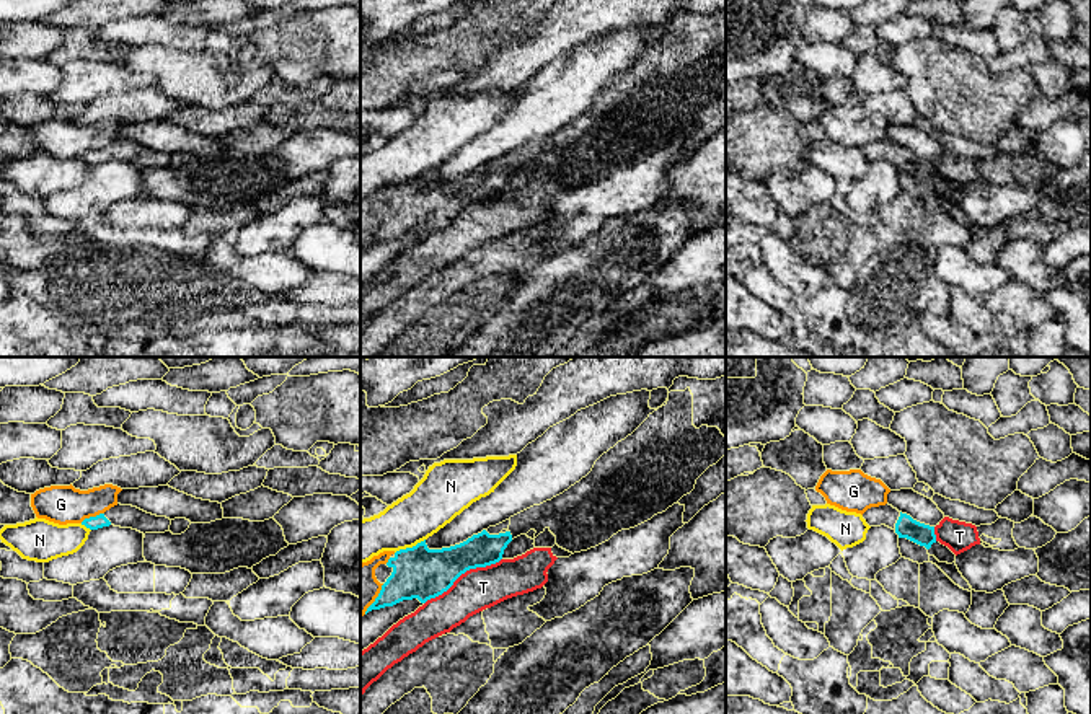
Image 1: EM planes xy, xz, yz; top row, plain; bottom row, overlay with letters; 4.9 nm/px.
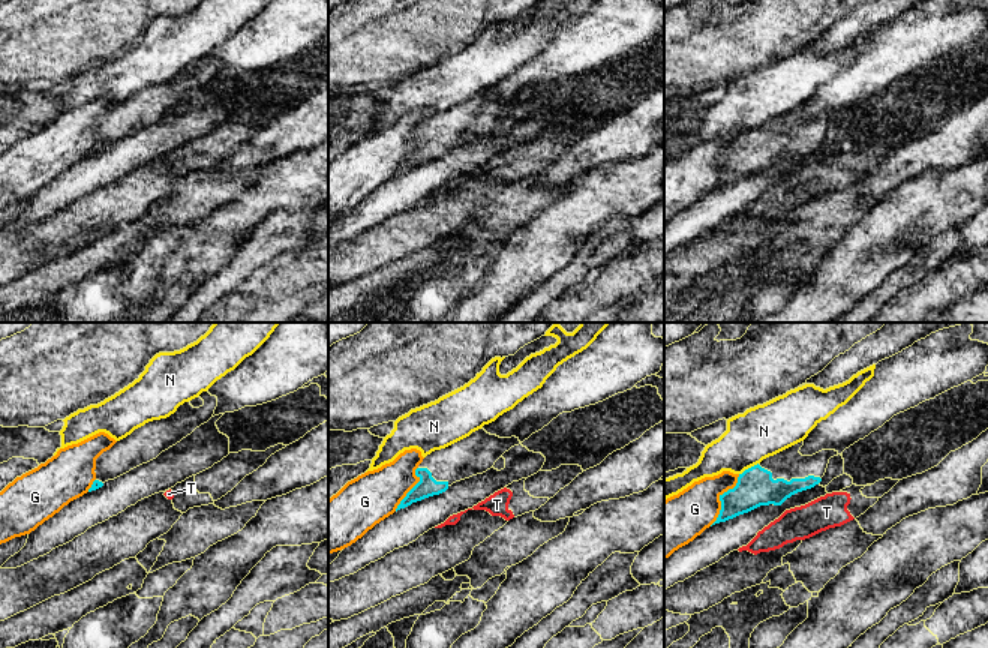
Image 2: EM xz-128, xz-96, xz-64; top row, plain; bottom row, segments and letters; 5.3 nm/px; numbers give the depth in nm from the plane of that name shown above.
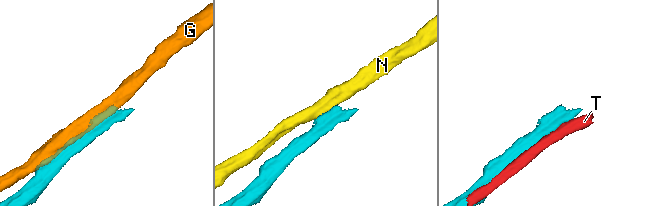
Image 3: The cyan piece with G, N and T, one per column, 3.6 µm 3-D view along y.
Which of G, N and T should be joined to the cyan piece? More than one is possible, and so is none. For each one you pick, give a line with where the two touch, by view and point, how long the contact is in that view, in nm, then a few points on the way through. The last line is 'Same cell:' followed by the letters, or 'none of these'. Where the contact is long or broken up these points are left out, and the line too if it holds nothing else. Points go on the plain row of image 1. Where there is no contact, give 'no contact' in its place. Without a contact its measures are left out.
Same cell: none of these

